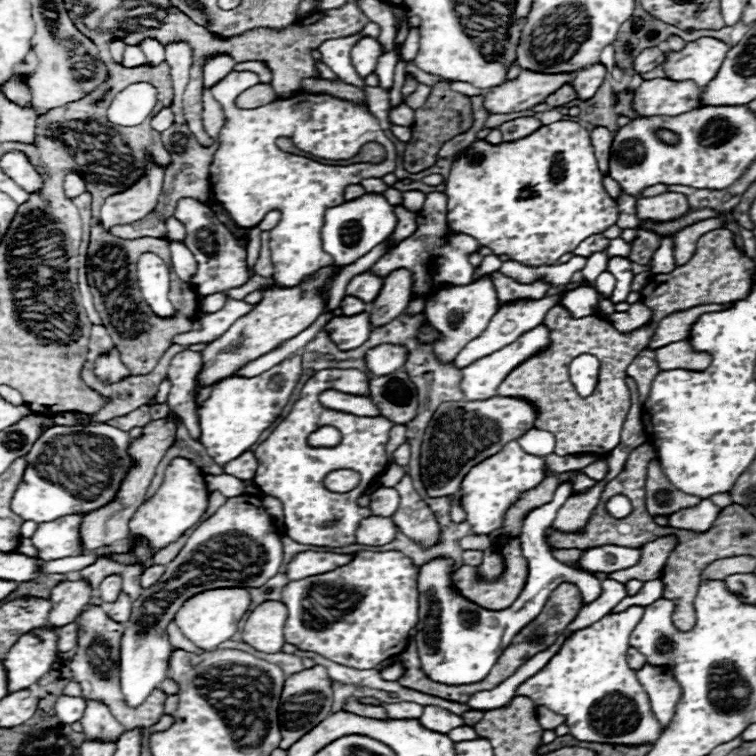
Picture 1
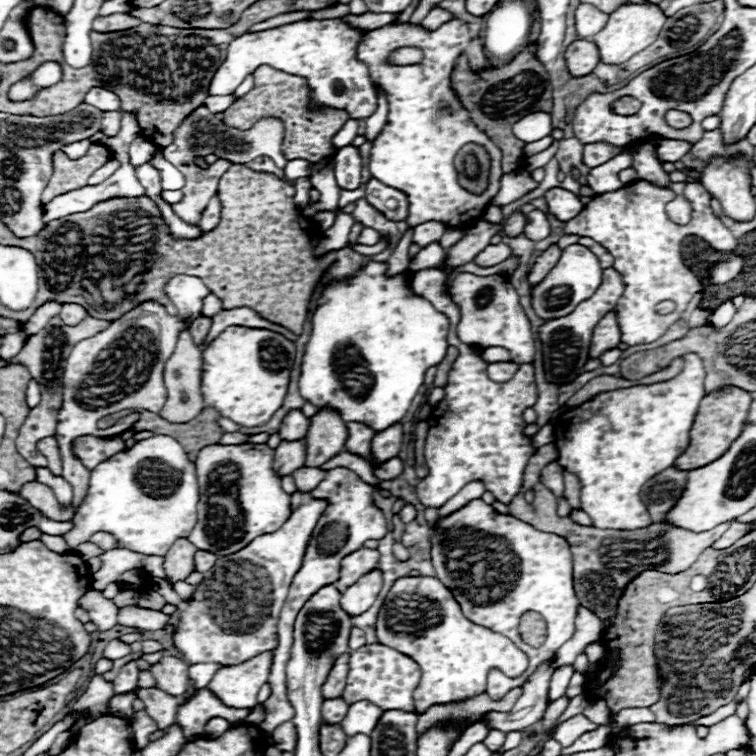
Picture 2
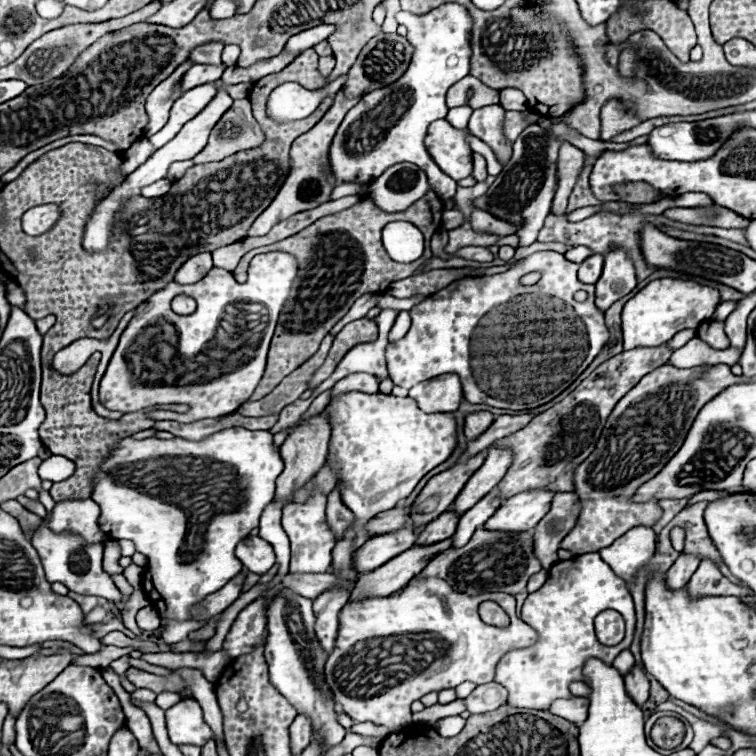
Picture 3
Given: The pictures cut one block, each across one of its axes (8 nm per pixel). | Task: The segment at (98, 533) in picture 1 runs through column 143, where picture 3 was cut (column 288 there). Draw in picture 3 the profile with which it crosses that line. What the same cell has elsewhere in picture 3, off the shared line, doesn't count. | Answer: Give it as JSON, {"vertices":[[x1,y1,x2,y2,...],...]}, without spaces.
{"vertices":[[322,414,310,418,308,422,300,422,298,426,290,428,288,438,280,446,280,454,282,454,282,460,284,460,286,468,276,480,276,496,274,496,276,502,280,500,282,504,290,504,292,502,292,494,296,490,300,490,306,482,310,482,318,474,318,470,326,462,328,440,330,440,330,426,326,424,326,418]]}

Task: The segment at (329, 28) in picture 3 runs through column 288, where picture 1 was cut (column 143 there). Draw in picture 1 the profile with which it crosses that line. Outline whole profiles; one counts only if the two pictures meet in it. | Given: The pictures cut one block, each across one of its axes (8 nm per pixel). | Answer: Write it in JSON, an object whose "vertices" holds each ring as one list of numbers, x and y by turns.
{"vertices":[[144,38,138,46,142,48,148,64,158,66,160,62,164,62,164,46,162,46,158,40,154,40,154,38]]}

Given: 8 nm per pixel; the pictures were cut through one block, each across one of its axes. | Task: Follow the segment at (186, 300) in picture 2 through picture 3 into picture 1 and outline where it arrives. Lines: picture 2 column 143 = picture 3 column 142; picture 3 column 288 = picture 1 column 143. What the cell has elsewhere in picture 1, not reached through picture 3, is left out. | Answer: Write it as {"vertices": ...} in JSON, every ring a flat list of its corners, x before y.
{"vertices":[[142,254,138,260,138,282,144,294,144,300,158,312,158,316,172,316,174,306,168,300,170,286,168,266,154,254]]}

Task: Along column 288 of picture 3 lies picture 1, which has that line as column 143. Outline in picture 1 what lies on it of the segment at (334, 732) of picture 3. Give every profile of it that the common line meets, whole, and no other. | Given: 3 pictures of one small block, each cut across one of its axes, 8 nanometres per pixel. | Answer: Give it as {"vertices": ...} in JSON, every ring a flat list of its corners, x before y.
{"vertices":[[250,494,228,498,224,506,220,506,206,522,202,522,192,532,192,536,188,538,188,542,184,544,180,554,166,566,166,572,164,572,162,580,158,580,158,584,146,588,146,590,142,590,140,598,136,598,132,602,132,614,130,614,130,620,124,624,126,632,122,634,122,640,120,640,120,690,122,690,124,700,126,700,128,706,132,706,132,708,140,706,152,694,152,690,156,690,166,680,166,676,168,676,168,658,172,654,172,646,168,642,166,626,174,618,178,608,190,596,194,596,198,592,204,592,204,590,228,588,228,586,230,588,260,588,272,576,278,574,278,570,282,566,282,560,284,560,284,548,282,548,280,534,278,534,278,530,272,522,272,518,264,510,264,506,254,506,250,502,260,502,260,498,250,496]]}

